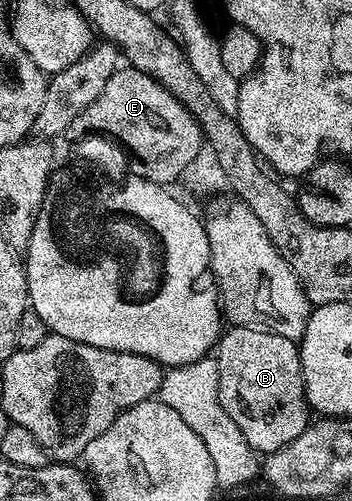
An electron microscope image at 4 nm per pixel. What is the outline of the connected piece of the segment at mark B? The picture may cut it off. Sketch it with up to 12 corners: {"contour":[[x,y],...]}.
{"contour":[[231,326],[221,406],[256,453],[306,430],[296,341]]}

